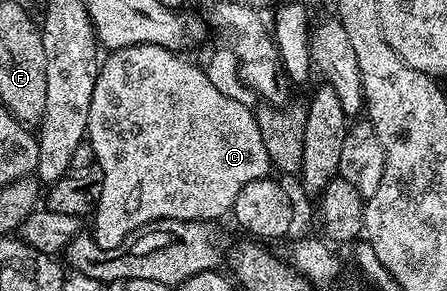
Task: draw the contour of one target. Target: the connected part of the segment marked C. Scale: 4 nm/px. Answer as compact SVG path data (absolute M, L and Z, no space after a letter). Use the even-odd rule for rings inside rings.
M150 44L131 45L122 49L114 49L106 57L109 58L106 61L104 58L100 62L97 71L95 91L91 95L91 111L87 115L87 140L94 148L93 160L96 168L100 169L103 175L97 208L91 214L91 220L93 220L91 235L101 249L119 247L119 243L123 243L126 235L134 233L139 227L159 219L216 222L217 217L223 216L224 213L226 215L232 214L235 199L239 195L239 191L243 191L243 187L247 187L247 183L270 176L271 166L267 155L267 147L263 147L263 135L259 135L254 110L248 105L236 102L228 95L223 95L211 83L200 64L198 66L192 65L191 62L184 61L181 58L184 56L180 52L164 49L162 45Z

